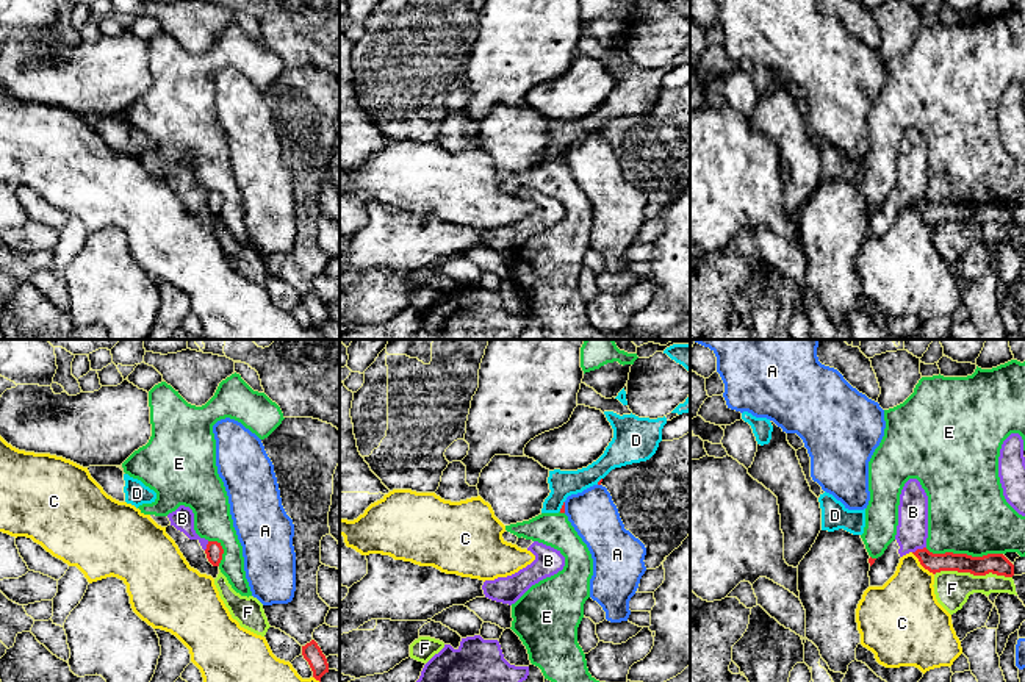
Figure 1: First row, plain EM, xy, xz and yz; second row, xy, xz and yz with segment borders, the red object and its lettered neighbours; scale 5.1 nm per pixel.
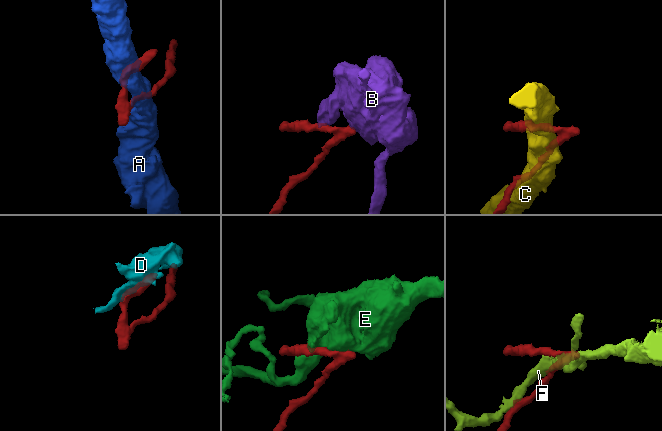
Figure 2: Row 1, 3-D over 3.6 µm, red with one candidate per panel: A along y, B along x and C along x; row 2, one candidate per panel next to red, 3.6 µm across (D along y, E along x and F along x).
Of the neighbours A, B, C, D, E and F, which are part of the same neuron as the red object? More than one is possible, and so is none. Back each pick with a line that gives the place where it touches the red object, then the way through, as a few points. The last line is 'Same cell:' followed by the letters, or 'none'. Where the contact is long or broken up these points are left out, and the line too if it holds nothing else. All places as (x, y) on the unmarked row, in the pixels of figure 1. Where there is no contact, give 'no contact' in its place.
Same cell: none

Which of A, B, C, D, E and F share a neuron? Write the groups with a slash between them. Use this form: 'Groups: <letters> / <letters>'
Groups: A / B / C / D / E / F

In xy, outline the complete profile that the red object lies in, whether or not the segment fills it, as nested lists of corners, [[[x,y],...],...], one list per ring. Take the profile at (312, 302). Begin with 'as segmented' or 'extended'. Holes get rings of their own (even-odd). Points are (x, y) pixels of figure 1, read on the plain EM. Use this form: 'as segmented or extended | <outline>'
as segmented | [[[311,289],[302,296],[302,305],[308,311],[313,327],[321,332],[321,327],[329,322],[329,313],[318,293]]]

